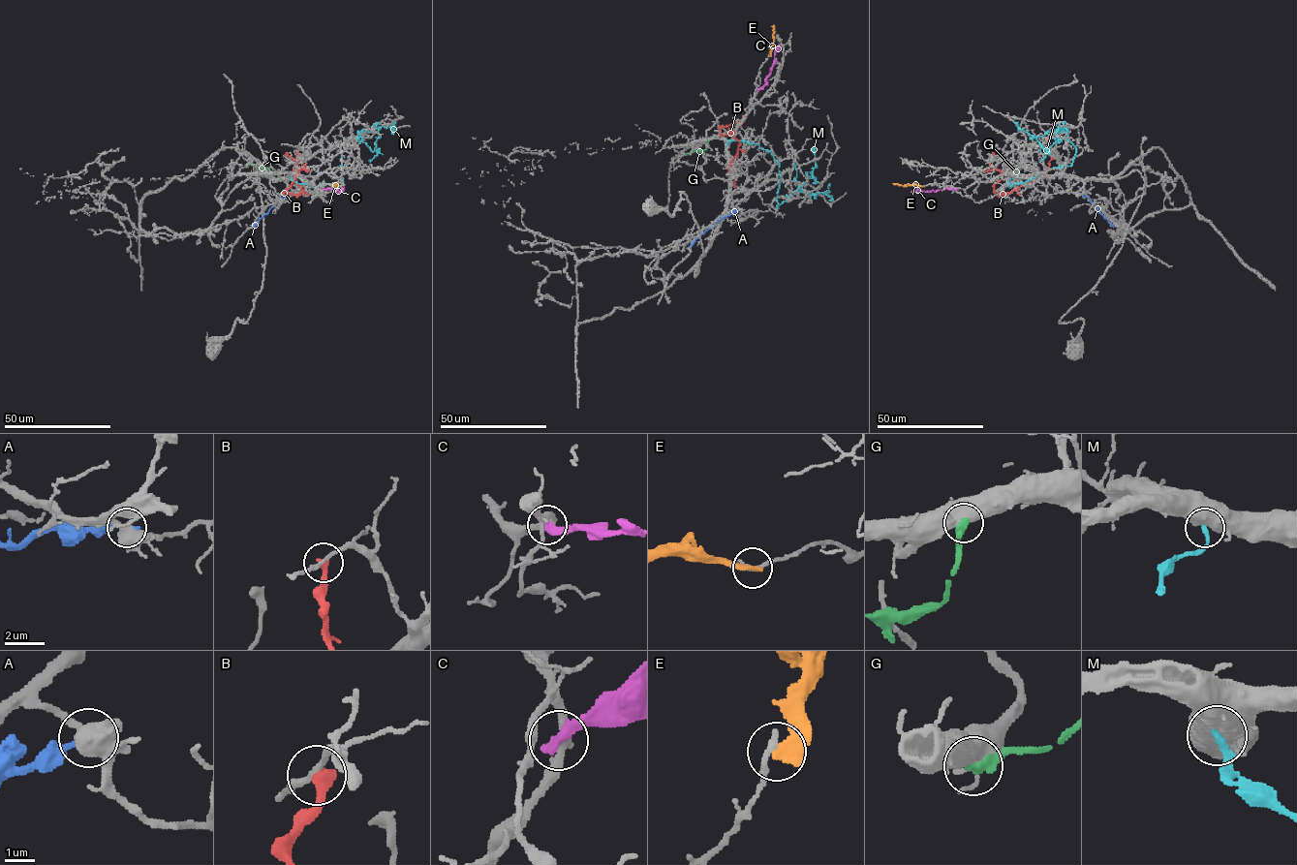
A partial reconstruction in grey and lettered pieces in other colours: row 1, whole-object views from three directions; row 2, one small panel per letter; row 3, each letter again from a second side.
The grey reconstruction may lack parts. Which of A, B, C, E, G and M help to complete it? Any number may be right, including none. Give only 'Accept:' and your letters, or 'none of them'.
Accept: none of them

